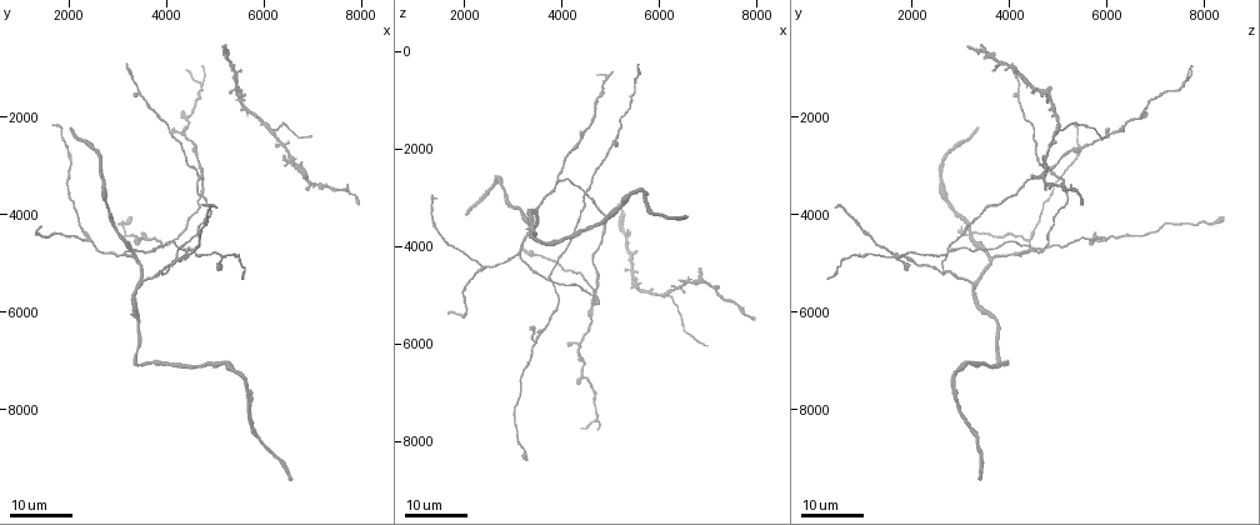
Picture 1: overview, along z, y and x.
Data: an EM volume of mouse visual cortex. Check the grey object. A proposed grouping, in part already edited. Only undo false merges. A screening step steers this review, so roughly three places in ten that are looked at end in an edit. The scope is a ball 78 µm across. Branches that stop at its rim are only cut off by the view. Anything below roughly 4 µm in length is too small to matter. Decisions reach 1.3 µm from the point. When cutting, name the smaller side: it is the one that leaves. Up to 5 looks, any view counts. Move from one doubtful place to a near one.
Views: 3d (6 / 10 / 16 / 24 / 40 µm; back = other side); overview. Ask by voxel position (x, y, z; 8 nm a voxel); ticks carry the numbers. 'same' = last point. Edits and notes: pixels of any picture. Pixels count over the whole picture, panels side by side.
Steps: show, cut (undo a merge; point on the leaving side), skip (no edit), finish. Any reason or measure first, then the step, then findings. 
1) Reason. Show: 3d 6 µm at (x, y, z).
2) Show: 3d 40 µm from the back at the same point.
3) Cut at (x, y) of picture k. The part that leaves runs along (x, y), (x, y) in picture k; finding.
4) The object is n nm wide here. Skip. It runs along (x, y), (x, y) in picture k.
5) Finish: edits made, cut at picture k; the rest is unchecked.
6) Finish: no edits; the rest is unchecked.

Show: 3d 16 µm at (4400, 2450, 6000).

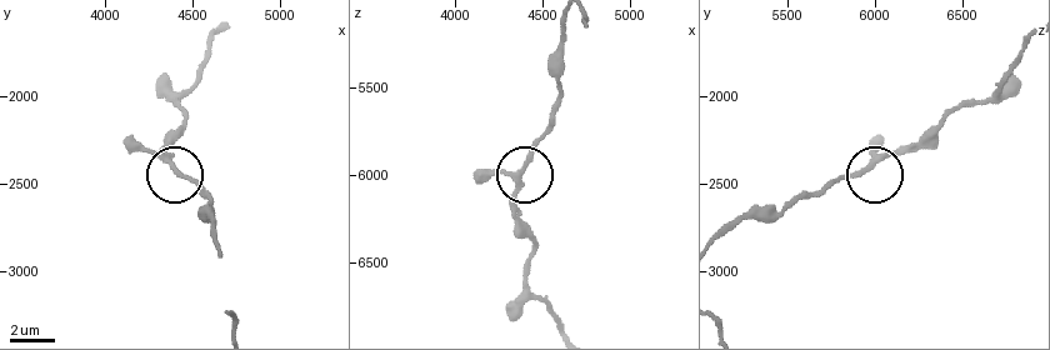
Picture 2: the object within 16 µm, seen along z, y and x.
Show: 3d 10 µm at (4400, 2420, 5940).

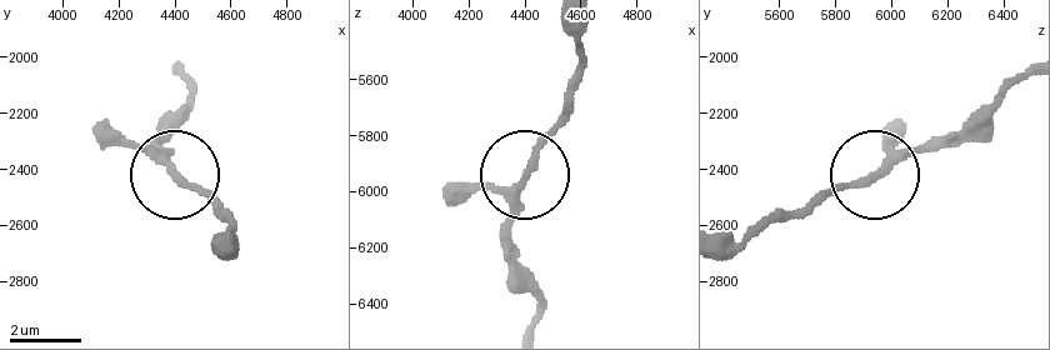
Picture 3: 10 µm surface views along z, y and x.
The object is 180 nm wide here. Skip. It runs along (584, 24), (575, 95), (524, 176), (513, 245) in picture 3; continuous, no second cell.

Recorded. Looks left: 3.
Three-way junction. Show: 3d 16 µm at (5600, 1750, 4900).

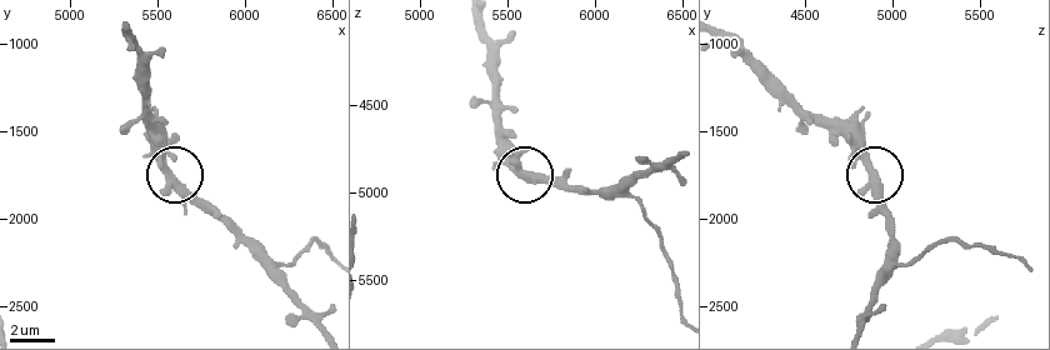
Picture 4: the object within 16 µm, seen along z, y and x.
Zoom in. Show: 3d 6 µm at (5580, 1760, 4900).

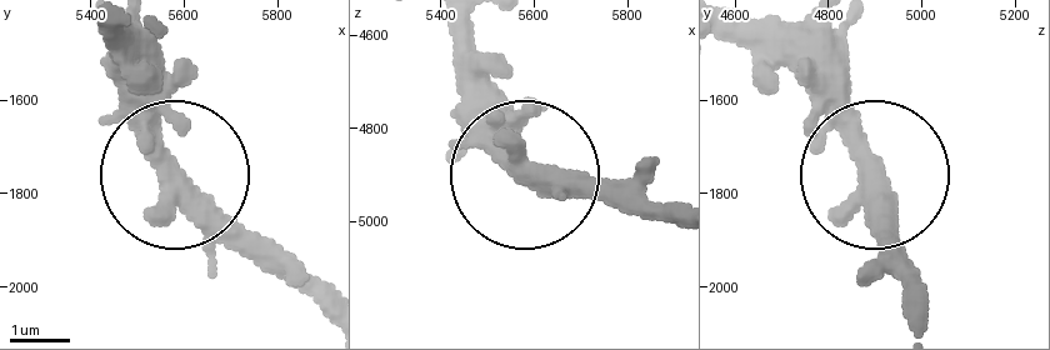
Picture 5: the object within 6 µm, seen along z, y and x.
Skip. All the same cell.

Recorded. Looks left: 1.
Finish: no edits; the rest is unchecked.

